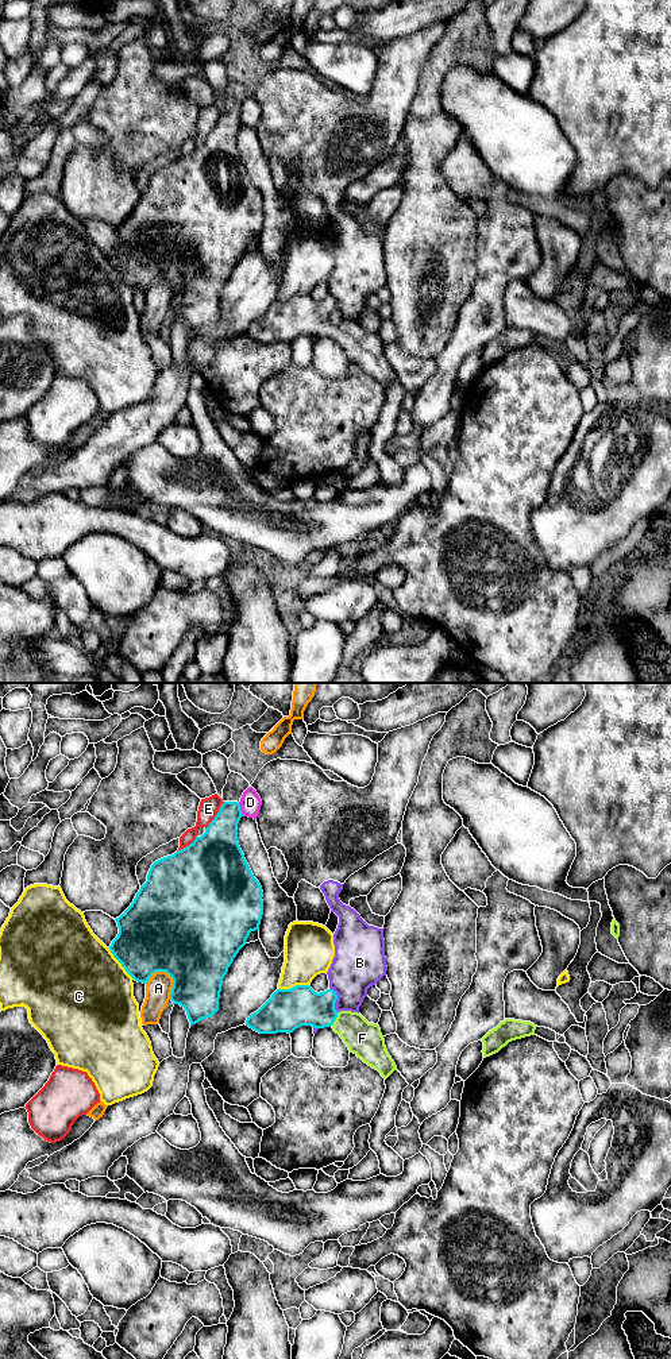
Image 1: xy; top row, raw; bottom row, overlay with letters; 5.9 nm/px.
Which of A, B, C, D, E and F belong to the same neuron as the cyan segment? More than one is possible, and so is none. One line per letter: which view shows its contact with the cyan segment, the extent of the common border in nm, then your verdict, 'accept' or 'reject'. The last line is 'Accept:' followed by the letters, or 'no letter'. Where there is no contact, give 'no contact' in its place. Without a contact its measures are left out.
A: xy | 200 nm | reject
B: xy | 160 nm | reject
C: xy | 240 nm | reject
D: xy | 90 nm | reject
E: xy | 200 nm | reject
F: xy | 90 nm | accept
Accept: F

